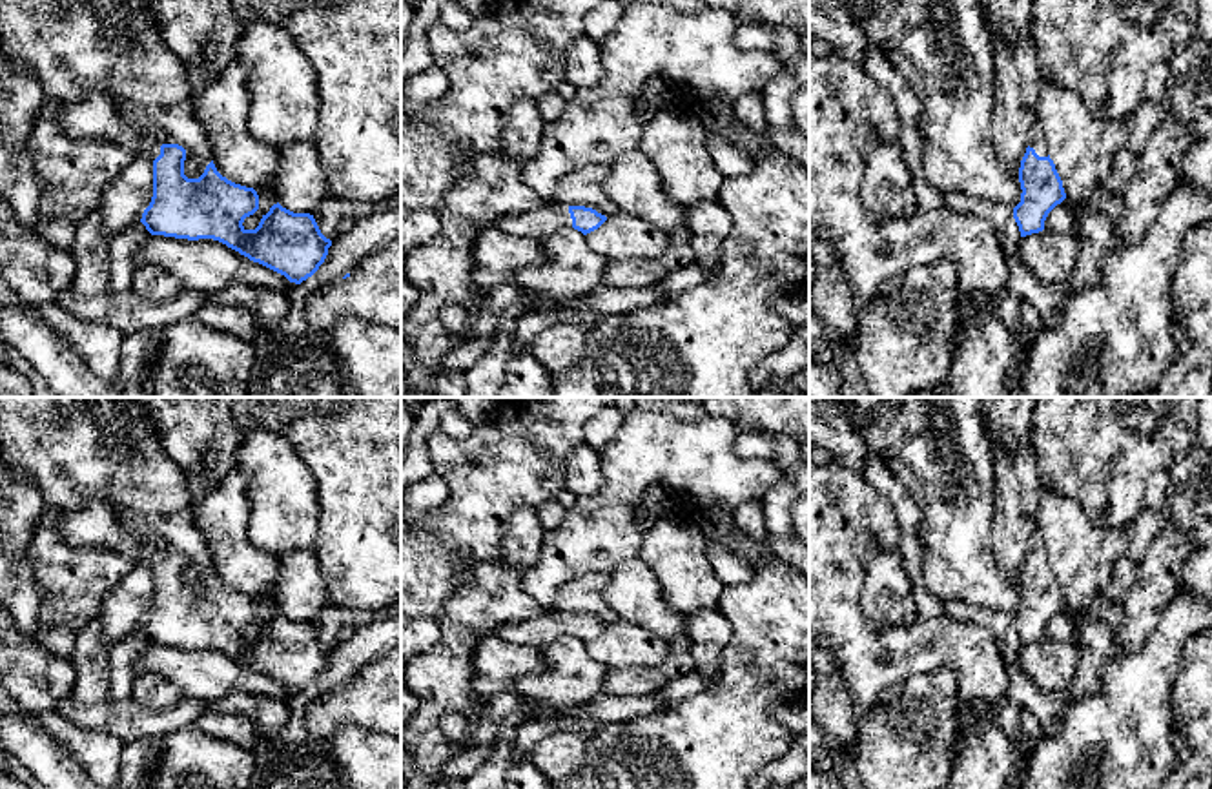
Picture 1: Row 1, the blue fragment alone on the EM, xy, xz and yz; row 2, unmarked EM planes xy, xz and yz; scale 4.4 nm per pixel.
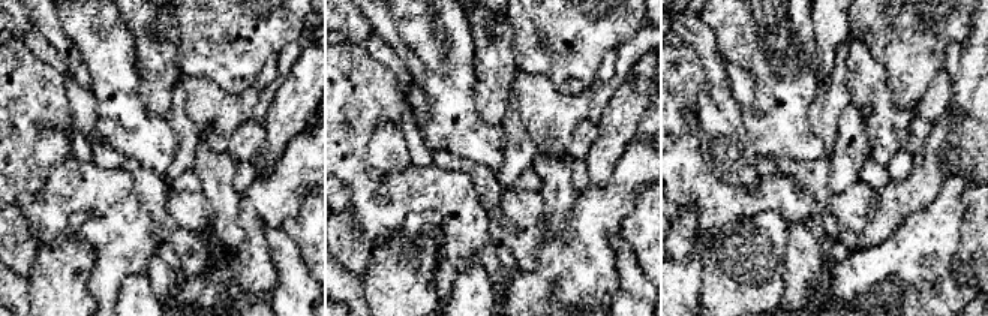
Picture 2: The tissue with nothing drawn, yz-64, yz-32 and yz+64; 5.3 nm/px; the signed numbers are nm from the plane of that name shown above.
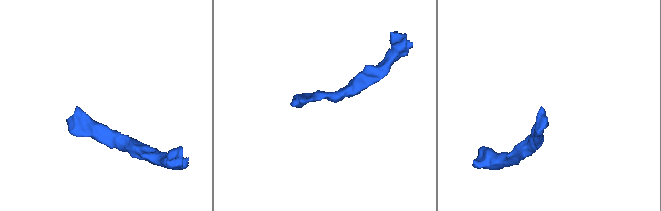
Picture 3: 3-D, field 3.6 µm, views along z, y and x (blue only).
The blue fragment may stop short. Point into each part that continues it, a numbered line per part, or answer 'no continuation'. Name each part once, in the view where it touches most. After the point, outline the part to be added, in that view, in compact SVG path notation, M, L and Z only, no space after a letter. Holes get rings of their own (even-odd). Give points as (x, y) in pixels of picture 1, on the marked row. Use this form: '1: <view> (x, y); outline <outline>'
1: yz (1037, 143); outline M1039 122L1032 129L1032 140L1028 146L1033 148L1039 157L1048 157L1048 142Z

